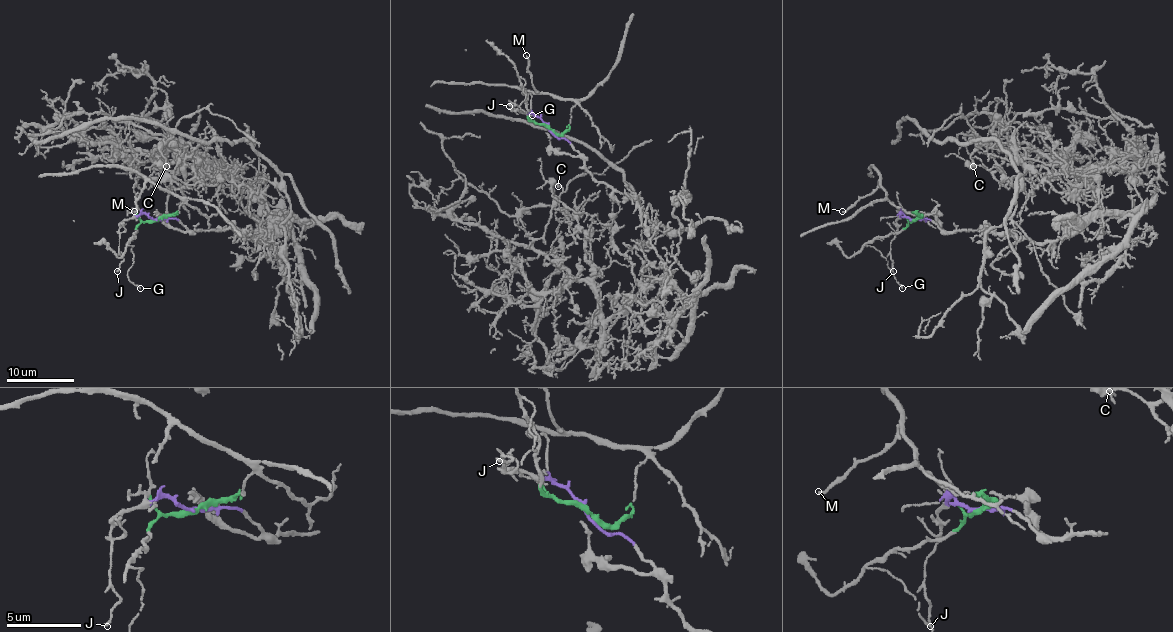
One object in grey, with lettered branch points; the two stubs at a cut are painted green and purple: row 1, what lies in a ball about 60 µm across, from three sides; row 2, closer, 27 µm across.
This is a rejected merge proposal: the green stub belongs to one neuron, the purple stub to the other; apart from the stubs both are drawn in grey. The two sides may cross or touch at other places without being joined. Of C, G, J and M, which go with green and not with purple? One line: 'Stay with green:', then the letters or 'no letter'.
Stay with green: G, M

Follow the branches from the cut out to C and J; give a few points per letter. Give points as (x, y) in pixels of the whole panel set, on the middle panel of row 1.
C: (549, 128), (640, 212), (665, 287), (636, 316), (625, 306), (608, 317), (589, 285), (532, 247), (557, 187)
J: (549, 128), (536, 116), (511, 109), (511, 103), (514, 104), (509, 106)

